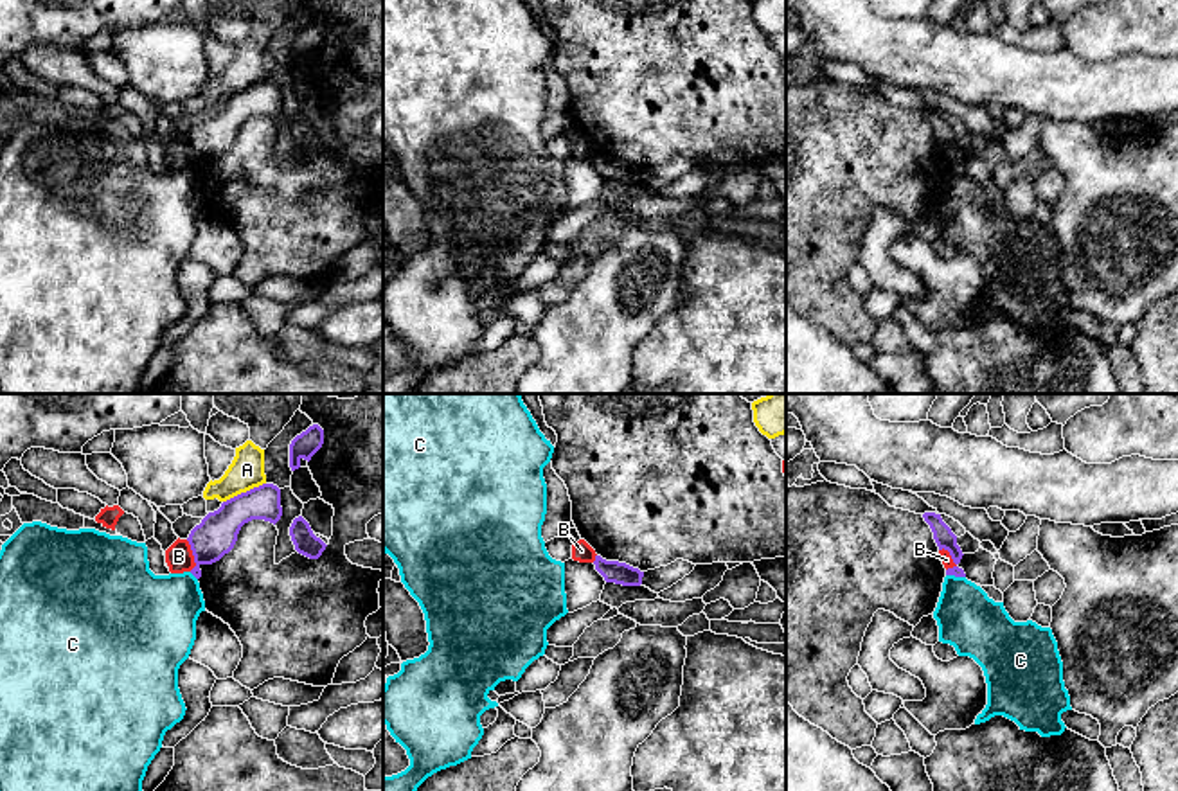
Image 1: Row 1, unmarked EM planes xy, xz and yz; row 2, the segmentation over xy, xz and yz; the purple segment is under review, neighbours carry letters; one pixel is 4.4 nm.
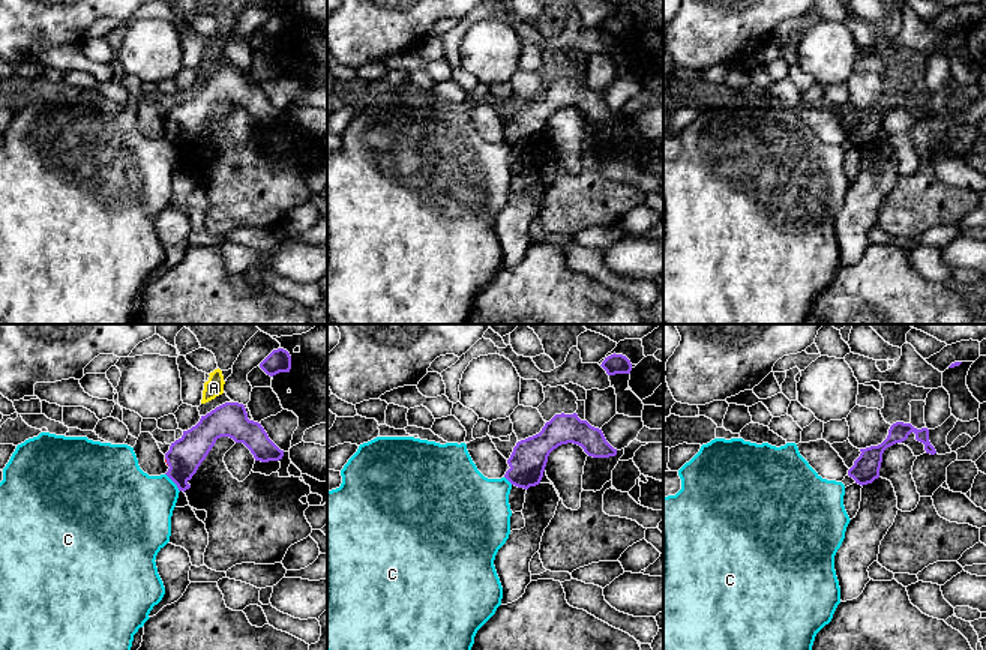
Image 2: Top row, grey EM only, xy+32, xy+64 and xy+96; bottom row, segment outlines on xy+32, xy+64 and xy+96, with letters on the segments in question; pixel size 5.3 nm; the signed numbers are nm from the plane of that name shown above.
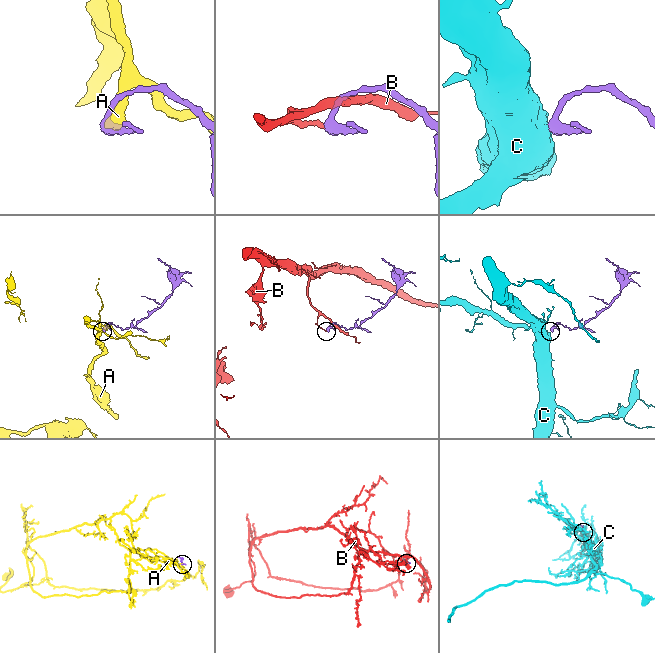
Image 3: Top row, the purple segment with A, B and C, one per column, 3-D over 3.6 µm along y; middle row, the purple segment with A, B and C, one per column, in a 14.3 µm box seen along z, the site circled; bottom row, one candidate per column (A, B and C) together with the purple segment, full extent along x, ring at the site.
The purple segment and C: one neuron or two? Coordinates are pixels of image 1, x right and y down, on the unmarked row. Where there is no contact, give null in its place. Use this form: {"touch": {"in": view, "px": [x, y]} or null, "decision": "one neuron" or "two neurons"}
{"touch": {"in": "xy", "px": [193, 171]}, "decision": "two neurons"}

